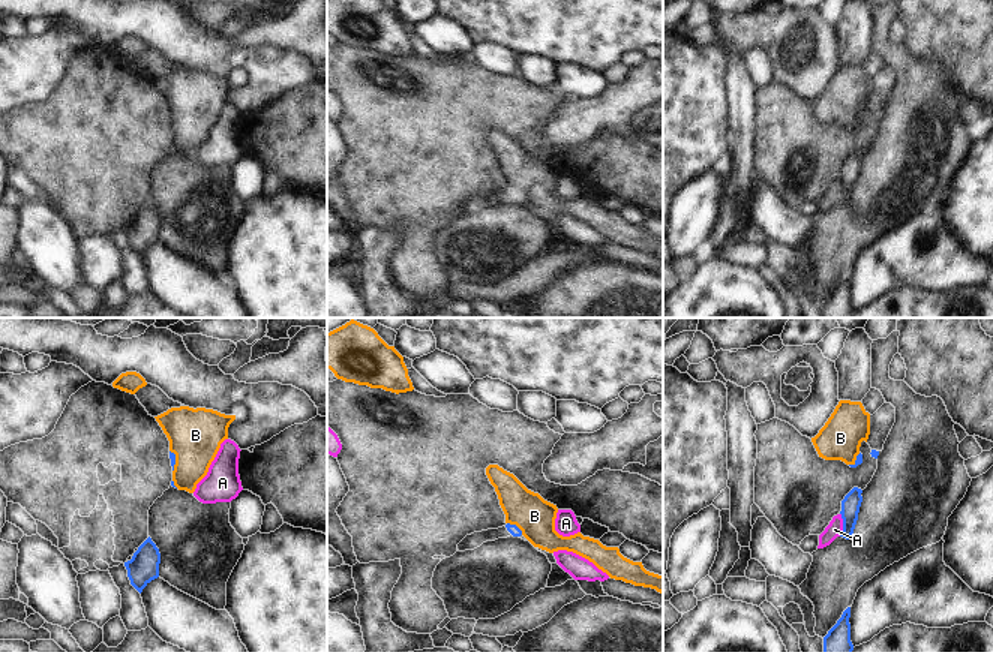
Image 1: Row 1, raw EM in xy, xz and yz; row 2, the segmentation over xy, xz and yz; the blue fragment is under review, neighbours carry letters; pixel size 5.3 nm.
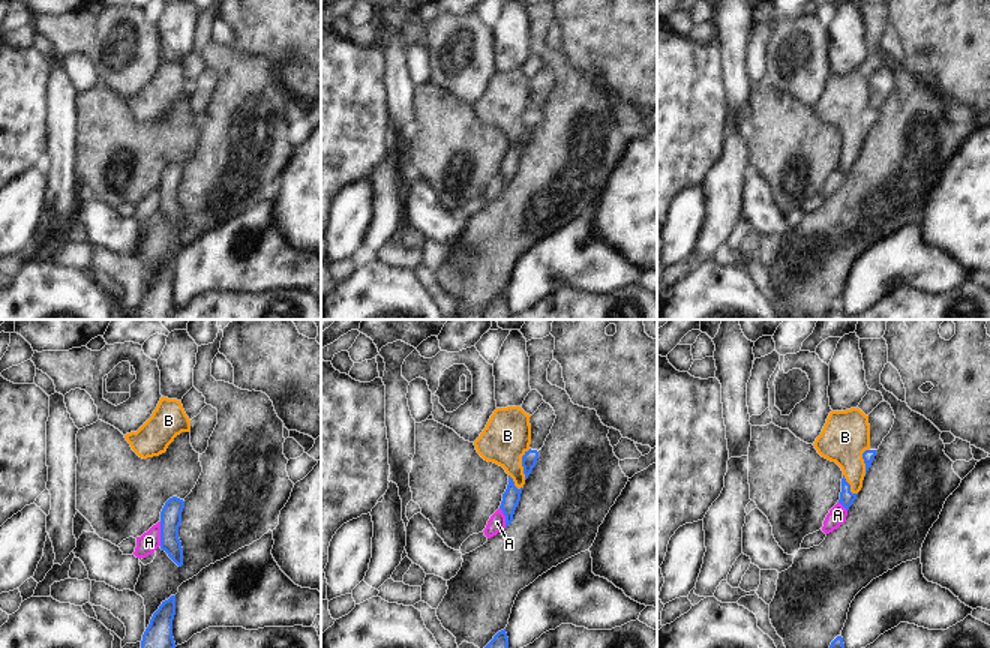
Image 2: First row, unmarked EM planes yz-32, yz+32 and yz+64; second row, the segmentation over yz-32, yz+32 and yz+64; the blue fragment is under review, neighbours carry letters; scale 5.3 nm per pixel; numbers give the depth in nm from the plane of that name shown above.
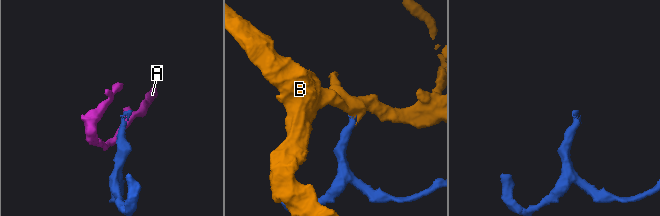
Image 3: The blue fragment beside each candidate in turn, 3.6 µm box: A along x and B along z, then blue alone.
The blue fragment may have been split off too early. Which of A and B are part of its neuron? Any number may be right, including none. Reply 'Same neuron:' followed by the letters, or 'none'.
Same neuron: B

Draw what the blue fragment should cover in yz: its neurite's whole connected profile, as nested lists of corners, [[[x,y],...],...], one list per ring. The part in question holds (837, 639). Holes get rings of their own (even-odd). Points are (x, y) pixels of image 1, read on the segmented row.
[[[848,607],[837,624],[824,637],[824,652],[852,652],[850,642],[850,607]]]

